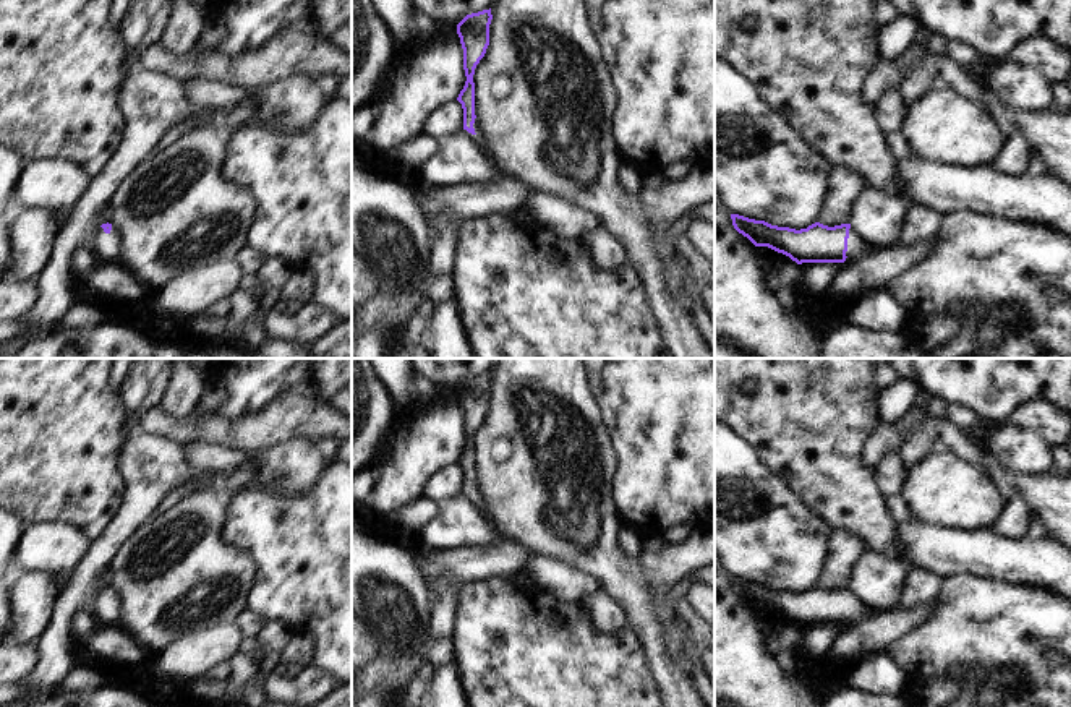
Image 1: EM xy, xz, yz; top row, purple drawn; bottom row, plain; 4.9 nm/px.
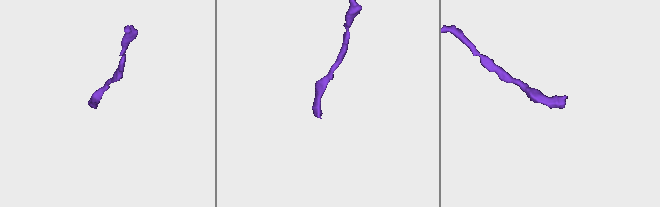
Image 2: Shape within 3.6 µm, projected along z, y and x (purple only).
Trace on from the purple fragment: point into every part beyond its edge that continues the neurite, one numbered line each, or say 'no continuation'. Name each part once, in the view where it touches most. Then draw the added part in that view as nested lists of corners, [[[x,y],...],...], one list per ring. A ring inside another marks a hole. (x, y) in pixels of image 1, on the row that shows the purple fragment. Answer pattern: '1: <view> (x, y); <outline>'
1: yz (856, 247); [[[849,235],[846,256],[864,256],[873,251],[872,245],[860,237]]]

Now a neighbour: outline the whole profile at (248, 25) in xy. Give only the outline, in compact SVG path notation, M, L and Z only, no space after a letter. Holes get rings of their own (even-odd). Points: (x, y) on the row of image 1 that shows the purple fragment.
M217 0L214 11L225 28L215 52L238 57L261 49L288 26L313 29L313 0Z

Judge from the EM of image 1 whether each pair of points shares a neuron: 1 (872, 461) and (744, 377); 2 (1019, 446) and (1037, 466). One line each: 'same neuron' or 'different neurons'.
1: different neurons
2: same neuron

